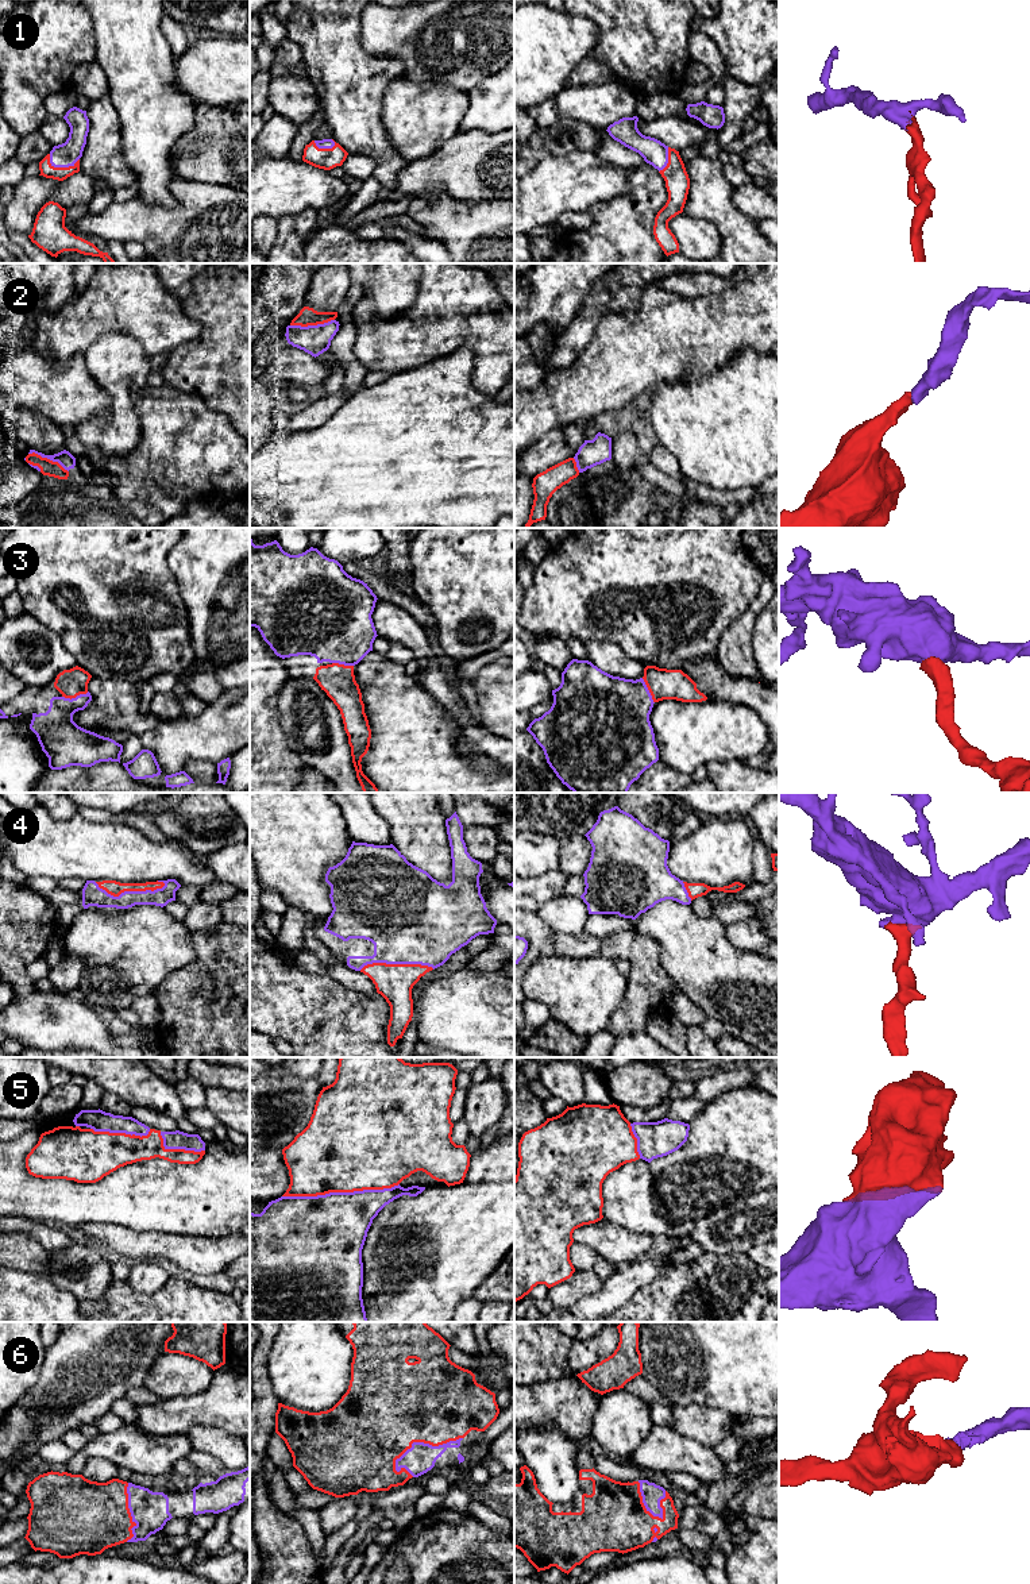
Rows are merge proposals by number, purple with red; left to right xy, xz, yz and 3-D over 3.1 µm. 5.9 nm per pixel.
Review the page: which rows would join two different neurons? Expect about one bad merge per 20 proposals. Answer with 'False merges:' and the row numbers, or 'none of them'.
False merges: none of them

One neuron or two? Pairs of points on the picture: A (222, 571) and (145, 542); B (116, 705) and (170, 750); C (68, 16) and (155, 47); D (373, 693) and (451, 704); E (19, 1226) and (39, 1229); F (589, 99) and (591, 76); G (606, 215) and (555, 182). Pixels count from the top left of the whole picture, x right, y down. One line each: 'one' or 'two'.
A: two
B: two
C: two
D: two
E: one
F: two
G: two

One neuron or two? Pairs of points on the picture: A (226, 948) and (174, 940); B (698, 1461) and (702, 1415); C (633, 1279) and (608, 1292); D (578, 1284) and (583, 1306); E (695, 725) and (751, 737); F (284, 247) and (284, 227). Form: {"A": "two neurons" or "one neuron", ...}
{"A": "two neurons", "B": "two neurons", "C": "one neuron", "D": "two neurons", "E": "one neuron", "F": "one neuron"}

